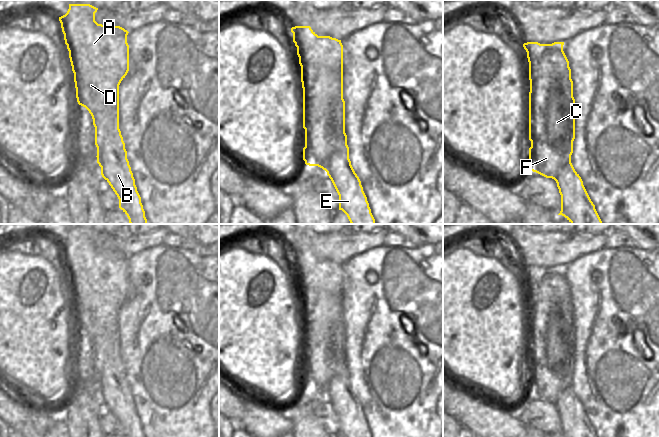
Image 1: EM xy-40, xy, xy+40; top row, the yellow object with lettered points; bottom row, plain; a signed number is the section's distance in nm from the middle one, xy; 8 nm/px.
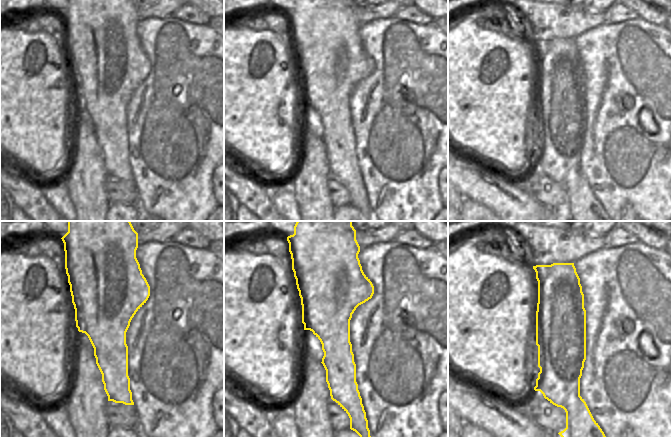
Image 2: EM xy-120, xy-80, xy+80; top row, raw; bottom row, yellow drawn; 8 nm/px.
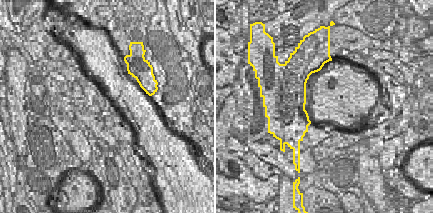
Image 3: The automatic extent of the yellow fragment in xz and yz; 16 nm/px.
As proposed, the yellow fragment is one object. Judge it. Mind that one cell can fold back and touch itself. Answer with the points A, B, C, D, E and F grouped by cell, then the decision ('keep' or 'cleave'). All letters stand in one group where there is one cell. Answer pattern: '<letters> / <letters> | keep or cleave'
A B D E / C F | cleave

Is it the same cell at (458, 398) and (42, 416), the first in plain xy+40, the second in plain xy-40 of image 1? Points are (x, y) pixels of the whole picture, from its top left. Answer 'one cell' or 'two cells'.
one cell

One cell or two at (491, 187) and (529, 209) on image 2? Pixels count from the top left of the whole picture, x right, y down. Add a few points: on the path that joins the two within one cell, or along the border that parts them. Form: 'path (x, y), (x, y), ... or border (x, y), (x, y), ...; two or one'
path (500, 194), (517, 209), (520, 209); one

